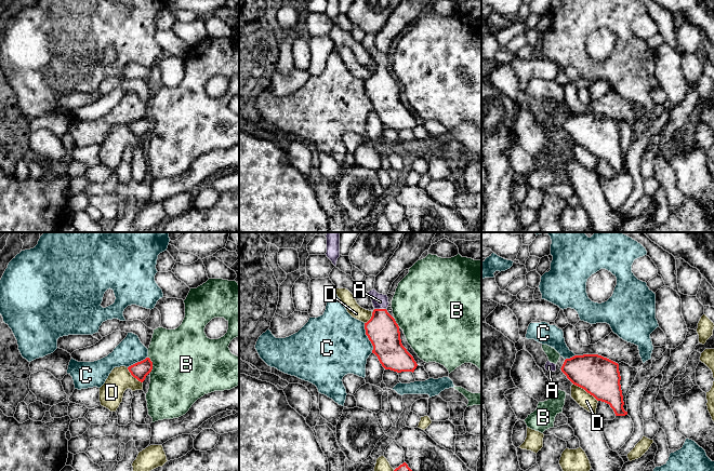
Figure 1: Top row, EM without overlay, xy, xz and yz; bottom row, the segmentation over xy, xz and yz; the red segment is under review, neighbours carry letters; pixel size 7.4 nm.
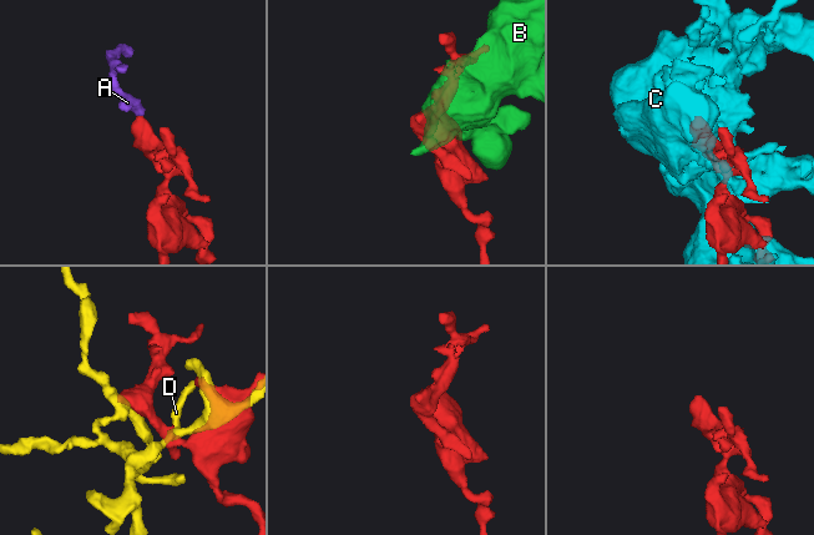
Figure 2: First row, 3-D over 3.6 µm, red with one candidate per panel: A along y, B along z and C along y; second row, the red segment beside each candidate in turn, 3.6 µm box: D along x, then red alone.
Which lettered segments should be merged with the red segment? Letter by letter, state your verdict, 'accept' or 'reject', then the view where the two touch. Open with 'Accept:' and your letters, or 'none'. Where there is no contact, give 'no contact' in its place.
Accept: A
A: accept; meets red in xz
B: reject; meets red in xy
C: reject; meets red in xz
D: reject; meets red in yz

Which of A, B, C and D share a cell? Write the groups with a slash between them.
A / B / C / D

